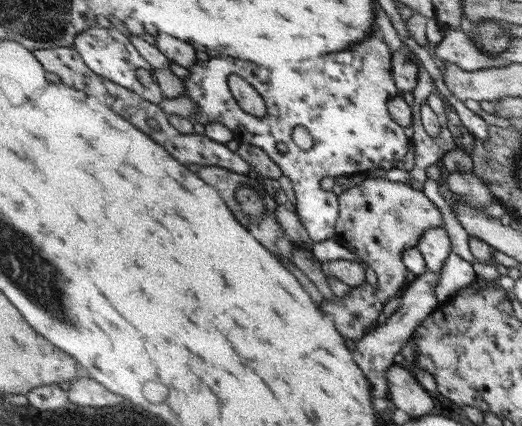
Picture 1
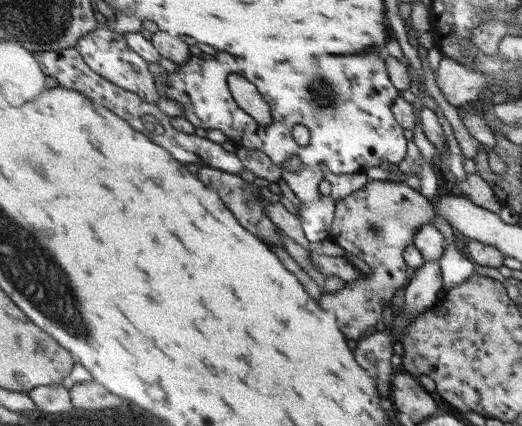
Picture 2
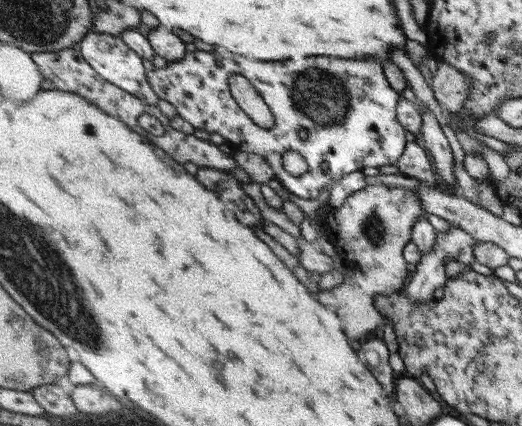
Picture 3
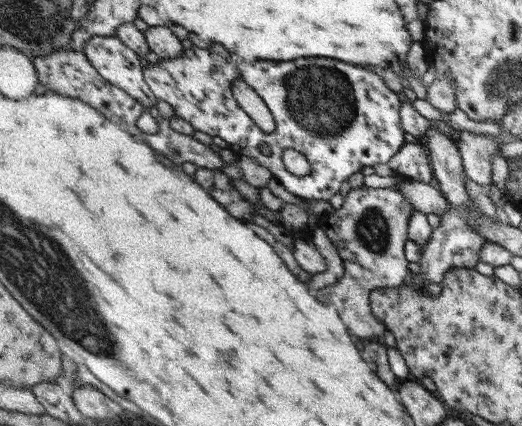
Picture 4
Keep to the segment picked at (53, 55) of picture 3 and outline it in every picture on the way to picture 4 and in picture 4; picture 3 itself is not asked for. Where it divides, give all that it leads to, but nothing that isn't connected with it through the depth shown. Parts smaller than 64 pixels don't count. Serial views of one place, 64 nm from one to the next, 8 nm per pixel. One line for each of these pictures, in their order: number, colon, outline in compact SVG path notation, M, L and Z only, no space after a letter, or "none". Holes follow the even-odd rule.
4: M57 52L49 58L35 60L35 66L37 66L37 72L39 72L39 82L41 82L41 86L47 86L47 92L69 96L69 98L75 98L75 100L83 100L83 104L89 104L101 116L105 116L105 120L109 120L111 124L119 124L125 132L129 132L133 136L139 136L141 140L145 140L145 144L149 144L151 148L155 148L161 154L169 156L173 162L177 162L177 164L191 162L201 170L203 168L205 170L221 170L221 166L227 166L227 164L223 164L223 160L219 158L219 154L211 146L205 146L199 140L195 140L193 136L185 136L185 134L179 134L177 130L173 130L171 120L159 116L157 108L143 106L129 92L107 82L105 76L97 70L93 60L89 60L89 56L85 52ZM145 110L149 110L149 114L157 122L155 134L145 134L137 128L137 120L141 118L141 114L145 114Z

